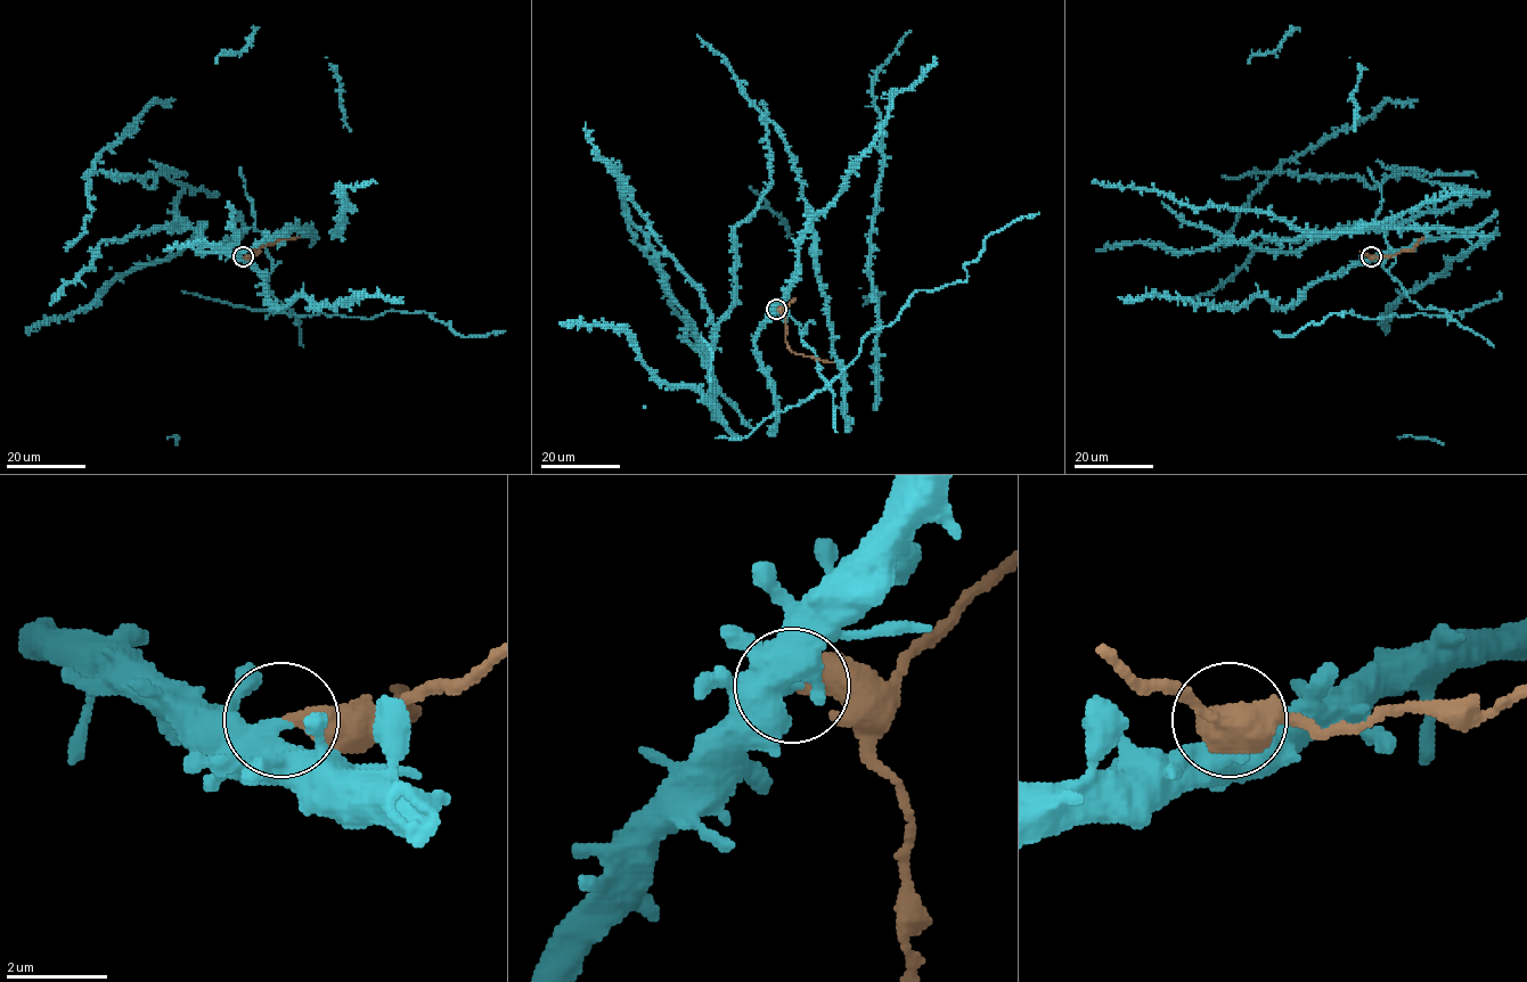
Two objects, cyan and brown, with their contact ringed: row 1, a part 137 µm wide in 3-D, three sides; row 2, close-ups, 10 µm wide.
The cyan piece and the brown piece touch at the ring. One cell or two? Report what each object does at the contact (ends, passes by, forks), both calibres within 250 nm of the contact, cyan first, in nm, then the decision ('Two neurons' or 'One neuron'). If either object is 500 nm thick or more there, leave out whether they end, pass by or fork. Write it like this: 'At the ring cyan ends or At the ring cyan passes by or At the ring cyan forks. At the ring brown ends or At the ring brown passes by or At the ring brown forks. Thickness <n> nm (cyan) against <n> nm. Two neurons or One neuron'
Thickness 550 nm (cyan) against 400 nm. Two neurons

